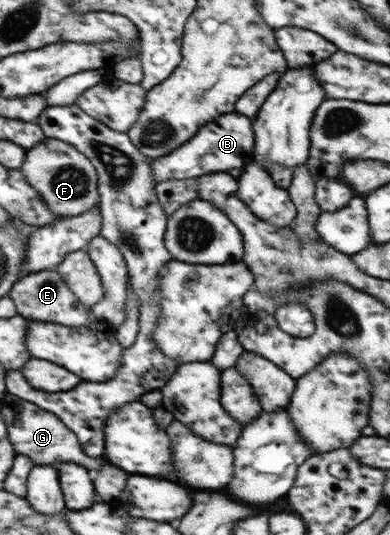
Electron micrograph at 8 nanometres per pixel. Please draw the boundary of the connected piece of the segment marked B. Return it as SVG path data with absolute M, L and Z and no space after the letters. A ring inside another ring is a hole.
M237 111L220 115L206 123L199 132L185 144L152 161L152 179L163 183L169 179L189 179L213 172L227 172L243 168L253 162L255 145L253 119Z

